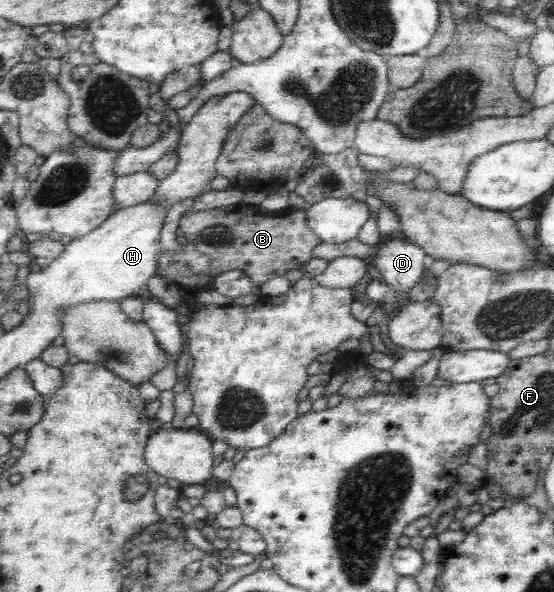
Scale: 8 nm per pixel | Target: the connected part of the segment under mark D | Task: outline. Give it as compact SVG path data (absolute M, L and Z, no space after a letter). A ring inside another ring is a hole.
M394 237L380 242L374 258L374 266L380 271L382 281L396 293L415 293L421 284L422 275L425 273L425 254L406 237Z

